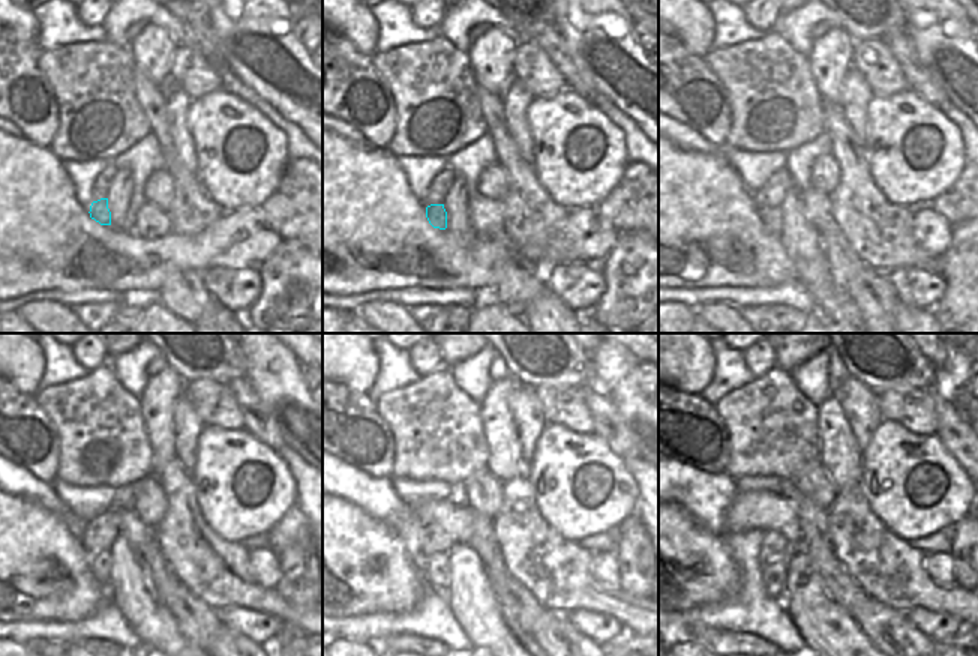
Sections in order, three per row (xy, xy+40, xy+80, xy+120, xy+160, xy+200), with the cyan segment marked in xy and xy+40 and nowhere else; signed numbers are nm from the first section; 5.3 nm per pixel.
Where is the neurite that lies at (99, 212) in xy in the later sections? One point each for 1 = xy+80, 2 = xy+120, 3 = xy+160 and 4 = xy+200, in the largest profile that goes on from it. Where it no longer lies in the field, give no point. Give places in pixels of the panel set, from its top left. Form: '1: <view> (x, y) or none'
1: xy+80 (771, 218)
2: xy+120 (99, 562)
3: xy+160 (438, 566)
4: xy+200 (774, 574)

